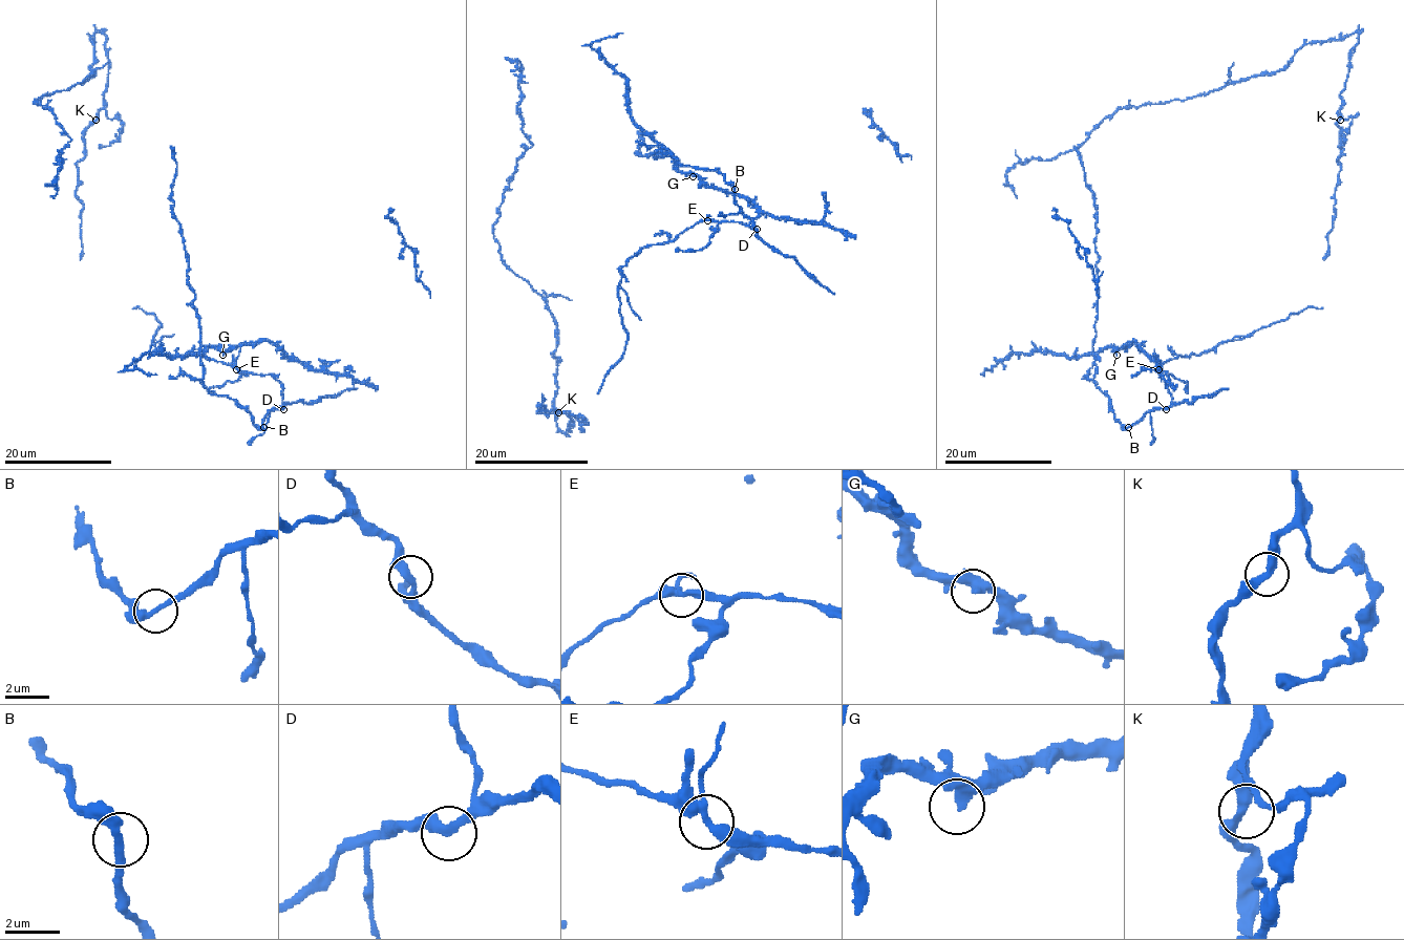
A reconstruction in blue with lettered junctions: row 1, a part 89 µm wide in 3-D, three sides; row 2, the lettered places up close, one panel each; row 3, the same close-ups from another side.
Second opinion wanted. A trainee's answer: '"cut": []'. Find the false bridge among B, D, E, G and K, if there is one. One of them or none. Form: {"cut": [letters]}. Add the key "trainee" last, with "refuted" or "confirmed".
{"cut": ["E"], "trainee": "refuted"}

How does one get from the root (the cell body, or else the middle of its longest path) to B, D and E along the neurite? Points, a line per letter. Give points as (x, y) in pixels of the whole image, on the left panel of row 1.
B: (161, 323), (152, 341), (160, 355), (204, 356), (271, 375), (280, 384), (283, 407), (266, 417), (263, 427)
D: (161, 323), (152, 341), (160, 355), (204, 356), (246, 371), (271, 375), (280, 384), (283, 409)
E: (161, 323), (152, 341), (160, 355), (204, 356), (236, 369)

